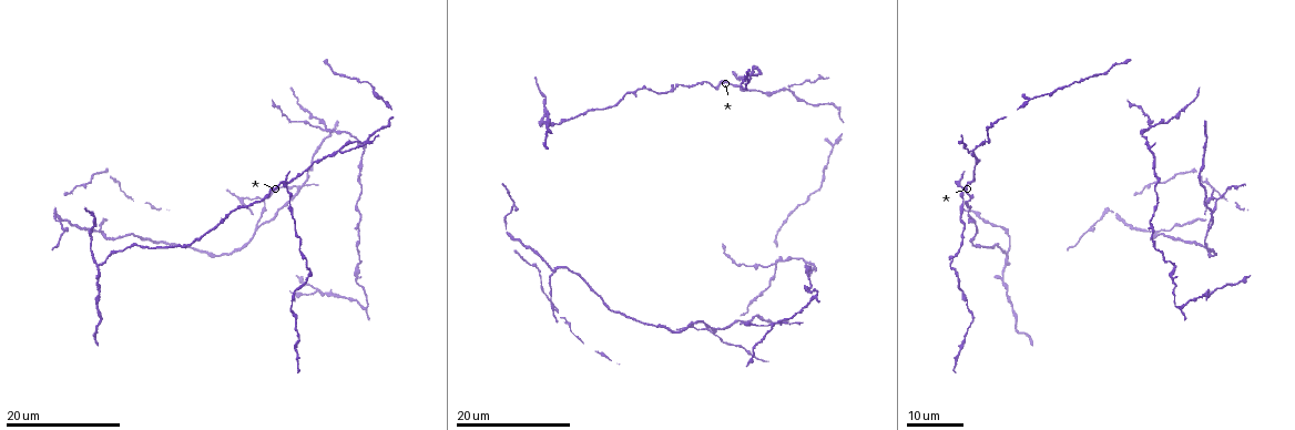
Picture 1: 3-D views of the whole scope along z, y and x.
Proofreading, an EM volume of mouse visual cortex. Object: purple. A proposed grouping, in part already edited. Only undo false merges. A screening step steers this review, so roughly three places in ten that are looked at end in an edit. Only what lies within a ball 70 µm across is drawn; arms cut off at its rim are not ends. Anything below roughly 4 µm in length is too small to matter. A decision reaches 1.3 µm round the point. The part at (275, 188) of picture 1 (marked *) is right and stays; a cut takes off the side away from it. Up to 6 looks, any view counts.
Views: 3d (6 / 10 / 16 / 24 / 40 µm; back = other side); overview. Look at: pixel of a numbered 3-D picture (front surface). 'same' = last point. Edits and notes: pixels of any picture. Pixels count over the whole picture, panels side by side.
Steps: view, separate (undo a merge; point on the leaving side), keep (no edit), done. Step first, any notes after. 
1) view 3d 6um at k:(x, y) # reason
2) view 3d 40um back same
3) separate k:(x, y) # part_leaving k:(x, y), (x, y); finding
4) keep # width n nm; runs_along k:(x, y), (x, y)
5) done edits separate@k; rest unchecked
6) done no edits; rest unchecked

view 3d 24um at 1:(960, 179) # three-way junction

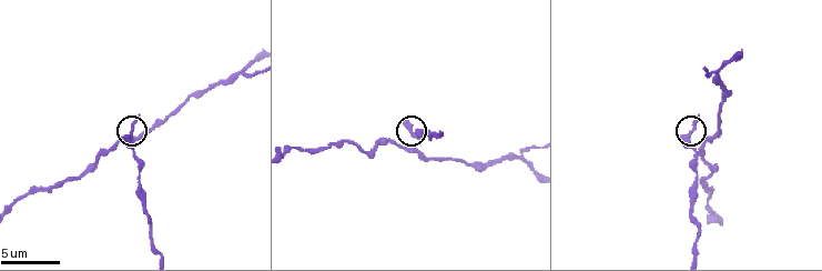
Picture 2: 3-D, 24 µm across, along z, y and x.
view 3d 10um at 2:(694, 127)

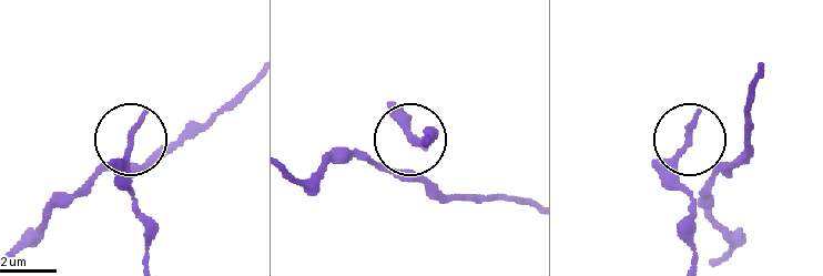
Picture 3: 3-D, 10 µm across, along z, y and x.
keep # runs_along 3:(711, 197), (718, 166), (690, 144), (676, 169), (690, 208); one neuron here

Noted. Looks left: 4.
view 3d 24um at 1:(323, 128) # three-way junction

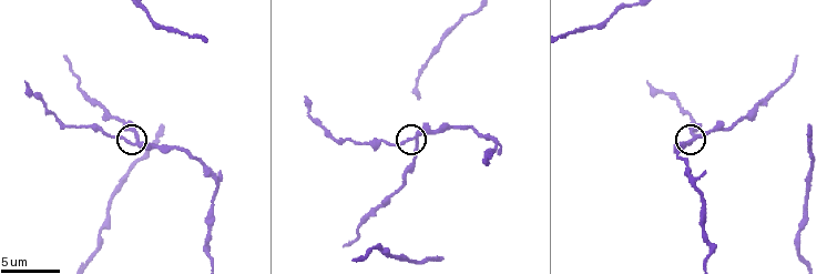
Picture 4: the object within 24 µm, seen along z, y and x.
view 3d 10um at 4:(411, 138)

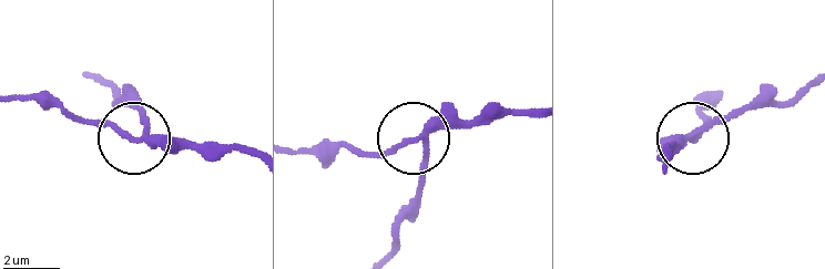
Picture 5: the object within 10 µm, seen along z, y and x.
keep # arms 3; one neuron here

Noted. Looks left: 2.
view 3d 6um at 4:(386, 199)

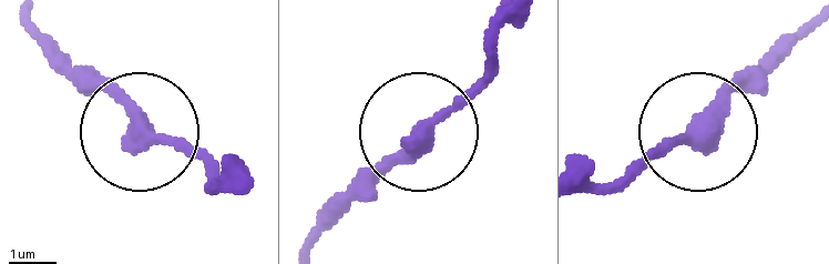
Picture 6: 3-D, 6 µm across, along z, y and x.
keep # width 380 nm; all the same neuron

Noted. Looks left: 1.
done no edits; rest unchecked

